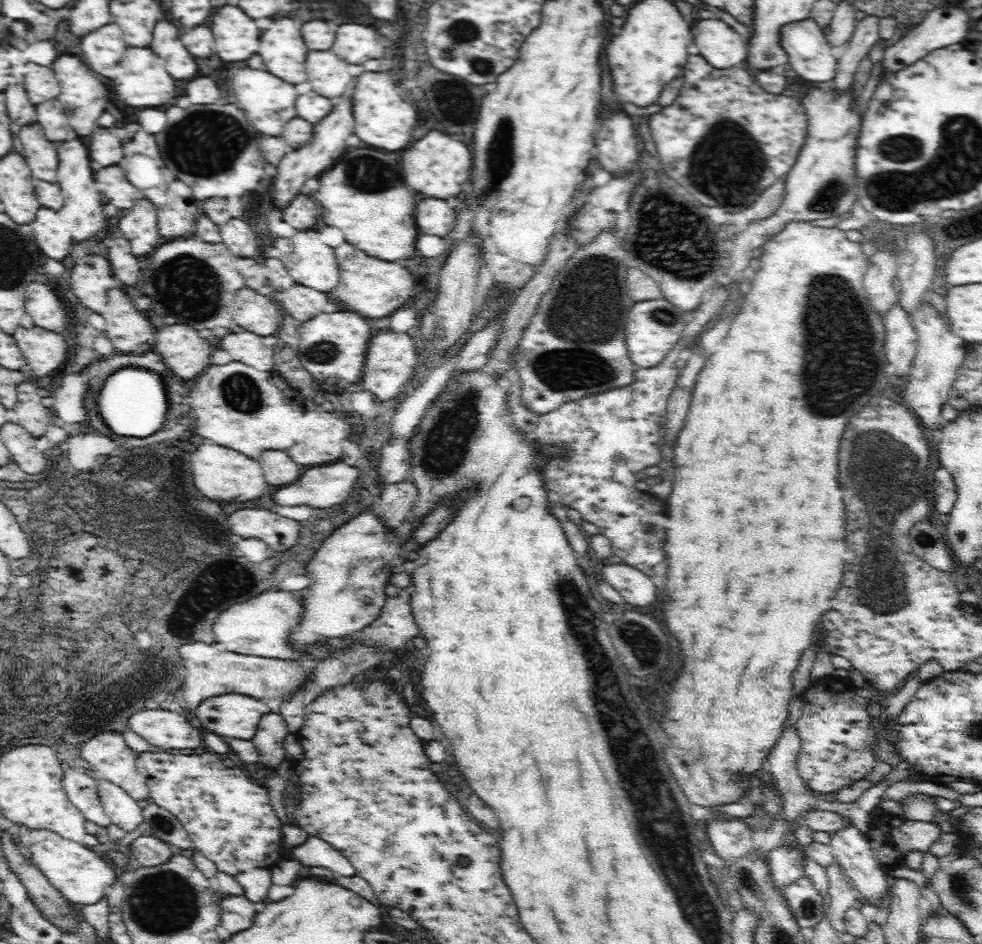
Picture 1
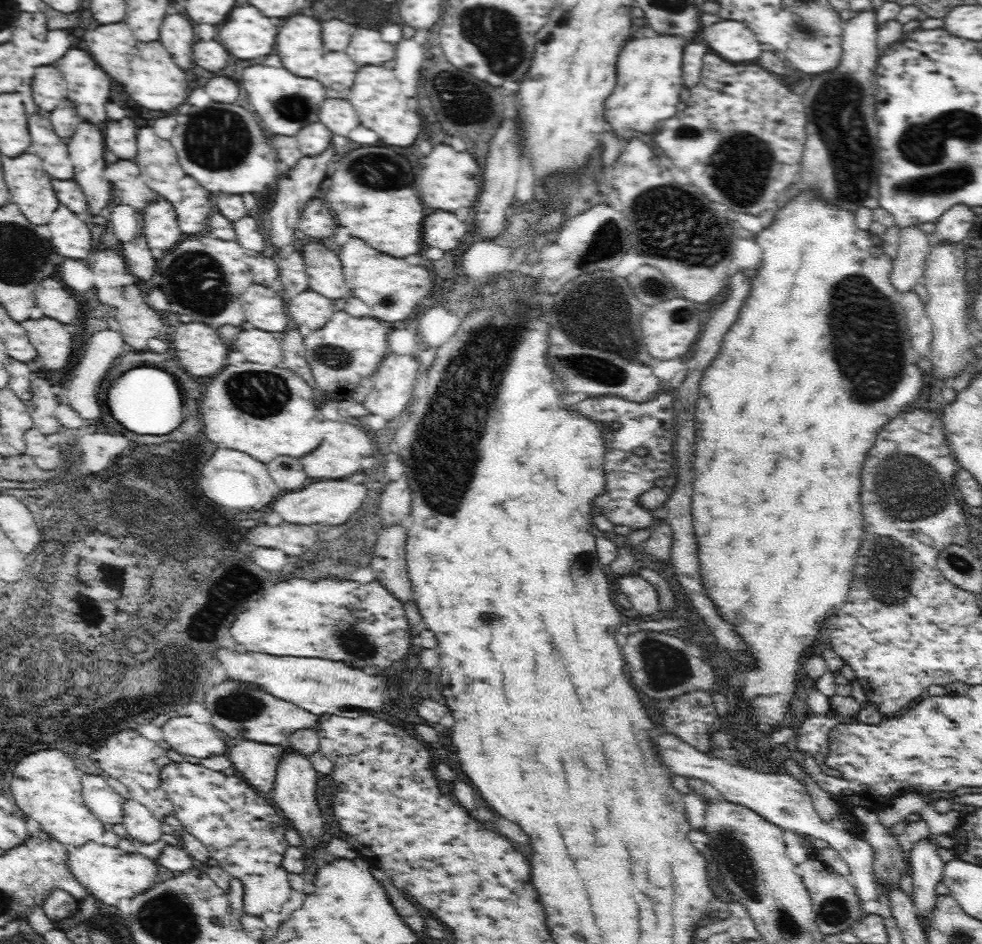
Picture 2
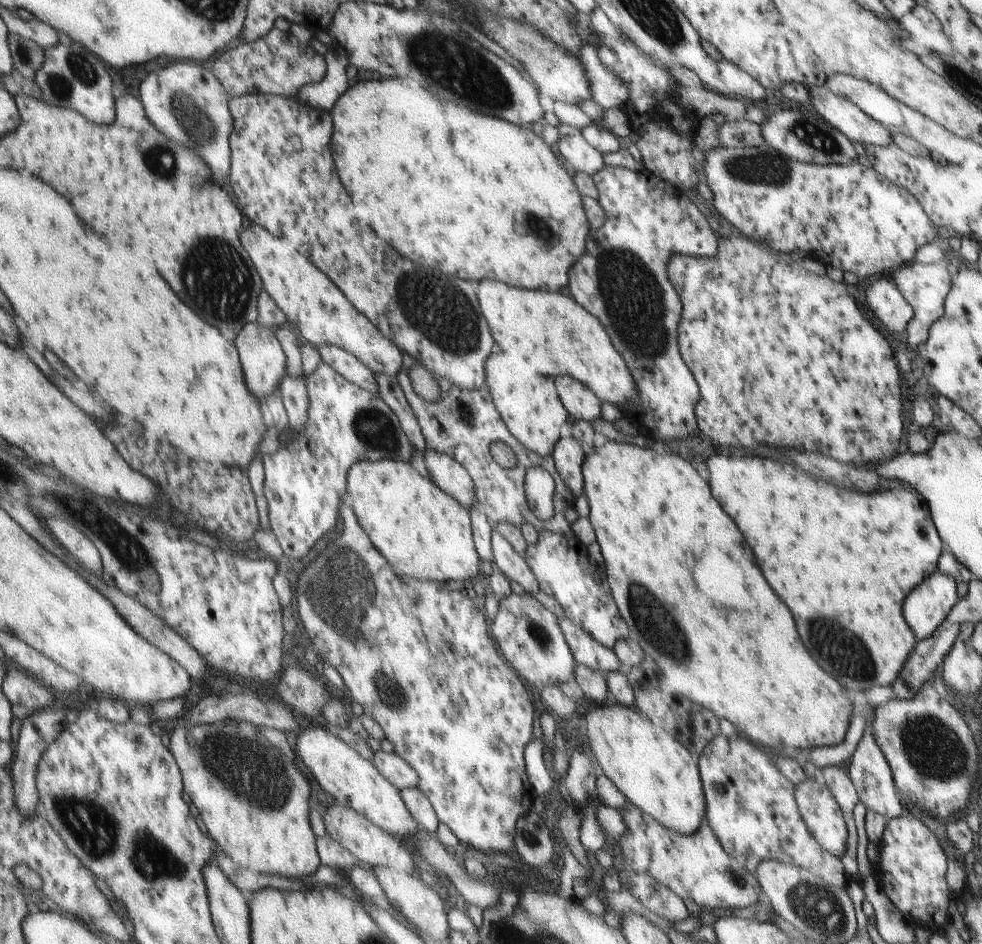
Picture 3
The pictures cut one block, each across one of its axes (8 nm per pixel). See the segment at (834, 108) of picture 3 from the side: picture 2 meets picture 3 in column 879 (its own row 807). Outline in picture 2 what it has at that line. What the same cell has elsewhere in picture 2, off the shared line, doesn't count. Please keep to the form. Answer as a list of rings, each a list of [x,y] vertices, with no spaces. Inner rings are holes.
[[[134,799],[124,802],[124,820],[128,838],[142,844],[151,845],[160,841],[162,836],[162,821],[158,820],[152,811]]]

